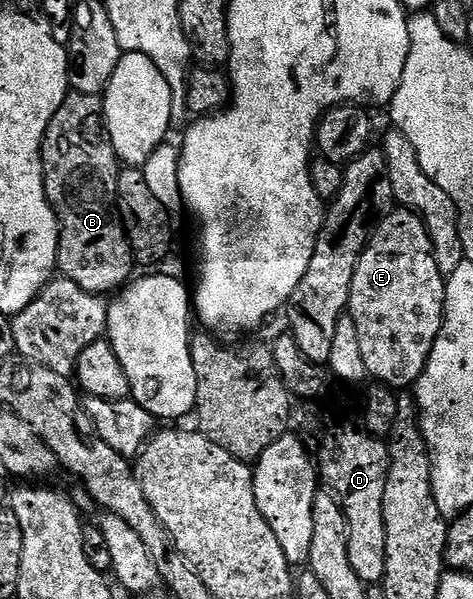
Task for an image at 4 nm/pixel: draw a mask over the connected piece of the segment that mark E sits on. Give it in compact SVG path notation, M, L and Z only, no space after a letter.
M394 210L374 228L369 245L355 266L355 278L351 278L347 315L355 322L355 330L359 333L359 347L366 373L373 376L376 383L386 384L394 390L409 390L416 385L443 326L445 281L446 277L442 276L439 266L435 266L431 238L414 212Z

